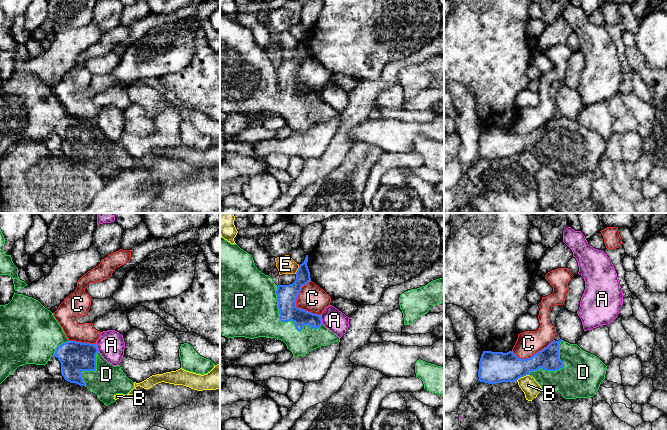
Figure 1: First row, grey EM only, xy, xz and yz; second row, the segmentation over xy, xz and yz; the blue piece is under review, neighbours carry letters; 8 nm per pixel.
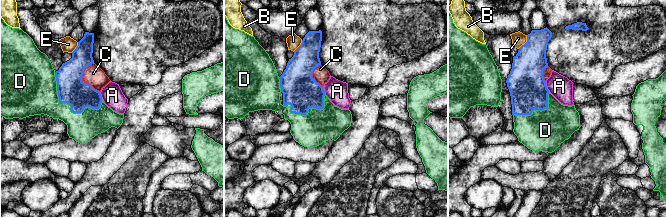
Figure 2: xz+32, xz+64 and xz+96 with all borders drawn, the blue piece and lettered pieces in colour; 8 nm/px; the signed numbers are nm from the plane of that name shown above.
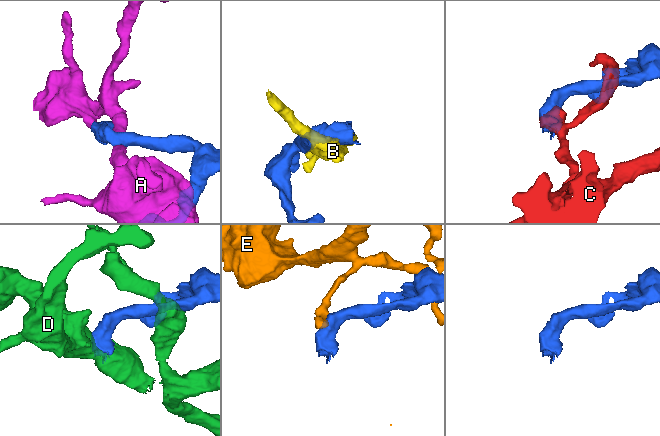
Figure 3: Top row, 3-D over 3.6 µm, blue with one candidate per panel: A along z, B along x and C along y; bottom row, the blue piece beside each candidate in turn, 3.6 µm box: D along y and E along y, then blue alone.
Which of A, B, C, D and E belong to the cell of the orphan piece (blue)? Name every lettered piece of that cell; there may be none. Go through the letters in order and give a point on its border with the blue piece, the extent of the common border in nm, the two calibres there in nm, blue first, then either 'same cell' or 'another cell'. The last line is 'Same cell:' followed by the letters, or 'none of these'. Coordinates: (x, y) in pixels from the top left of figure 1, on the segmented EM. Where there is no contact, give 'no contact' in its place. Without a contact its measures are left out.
A: xz (321, 319) | 70 nm | 140/180 nm | another cell
B: yz (522, 376) | 120 nm | 260/140 nm | another cell
C: xz (295, 305) | 300 nm | 160/220 nm | another cell
D: xz (286, 321) | 480 nm | 160/360 nm | same cell
E: xz (298, 269) | 80 nm | 160/140 nm | another cell
Same cell: D

